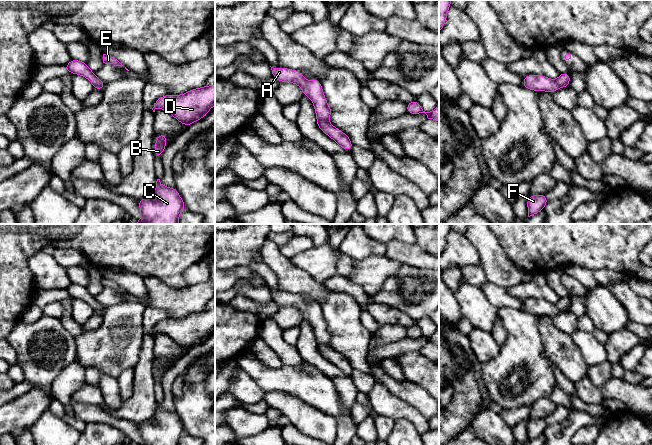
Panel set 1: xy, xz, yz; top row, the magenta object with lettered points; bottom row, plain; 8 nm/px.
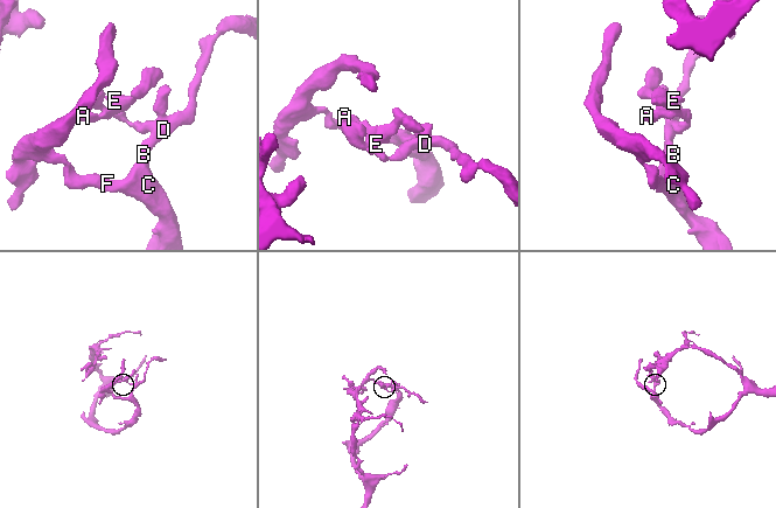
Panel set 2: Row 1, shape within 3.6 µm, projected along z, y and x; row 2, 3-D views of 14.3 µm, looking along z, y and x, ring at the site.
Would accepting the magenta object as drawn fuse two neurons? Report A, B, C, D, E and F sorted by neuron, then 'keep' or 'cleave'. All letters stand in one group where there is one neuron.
groups A E / B C D F; cleave

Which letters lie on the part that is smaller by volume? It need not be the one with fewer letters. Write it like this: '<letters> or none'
A, E

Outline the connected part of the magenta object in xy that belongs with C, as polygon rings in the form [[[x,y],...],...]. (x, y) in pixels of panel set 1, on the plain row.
[[[160,403],[151,420],[137,425],[141,438],[139,445],[179,445],[180,437],[186,433],[179,416],[164,410]]]

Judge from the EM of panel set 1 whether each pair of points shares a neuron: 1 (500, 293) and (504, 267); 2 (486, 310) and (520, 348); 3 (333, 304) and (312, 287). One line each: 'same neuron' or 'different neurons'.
1: different neurons
2: different neurons
3: different neurons

